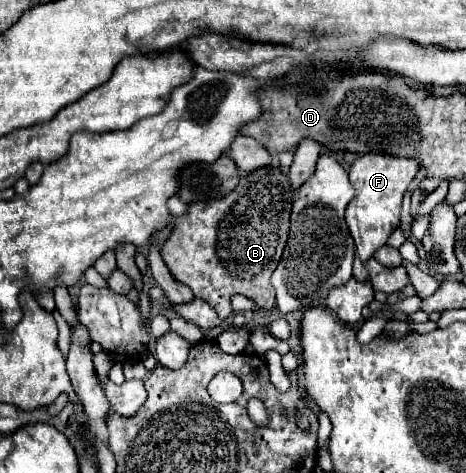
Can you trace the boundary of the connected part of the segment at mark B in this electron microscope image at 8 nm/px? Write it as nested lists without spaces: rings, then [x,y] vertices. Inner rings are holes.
[[[263,166],[241,176],[237,190],[215,202],[191,202],[187,212],[175,218],[171,236],[161,248],[161,256],[171,274],[187,284],[193,294],[215,308],[219,318],[233,314],[229,298],[243,294],[257,306],[271,310],[275,290],[269,282],[281,260],[289,236],[289,206],[293,190],[281,166]]]

